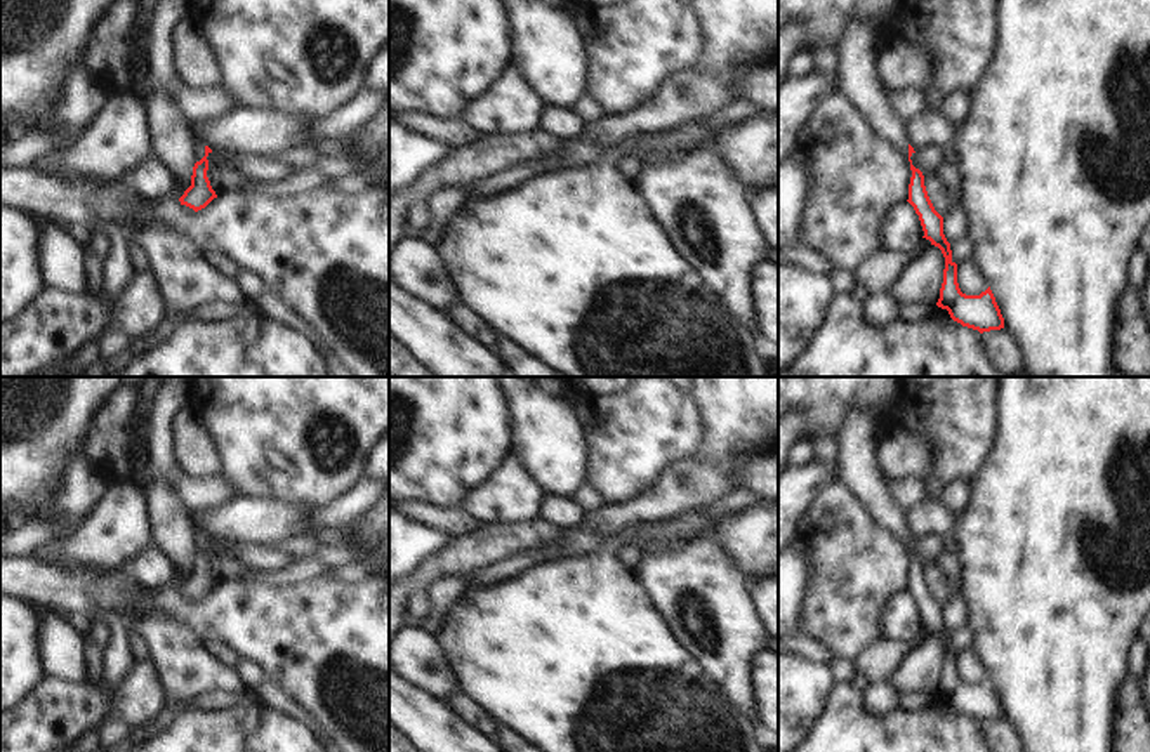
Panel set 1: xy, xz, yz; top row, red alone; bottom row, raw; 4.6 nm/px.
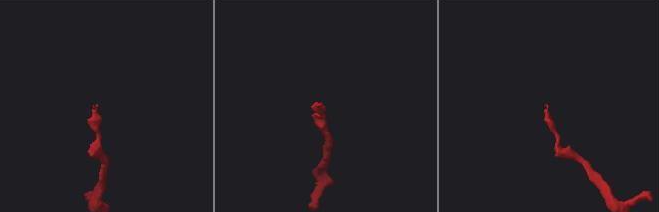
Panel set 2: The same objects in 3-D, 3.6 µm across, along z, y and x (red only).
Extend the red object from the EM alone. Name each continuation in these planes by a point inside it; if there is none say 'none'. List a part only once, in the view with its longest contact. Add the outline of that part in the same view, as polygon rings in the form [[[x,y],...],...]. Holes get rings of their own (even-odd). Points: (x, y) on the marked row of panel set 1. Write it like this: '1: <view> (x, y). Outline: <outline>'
1: xy (198, 146). Outline: [[[191,130],[193,158],[200,162],[205,156],[205,142]]]

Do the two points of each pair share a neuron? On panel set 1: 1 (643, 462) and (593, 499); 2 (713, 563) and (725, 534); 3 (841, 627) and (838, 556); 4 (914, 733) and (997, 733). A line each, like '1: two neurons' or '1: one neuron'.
1: two neurons
2: two neurons
3: one neuron
4: two neurons

